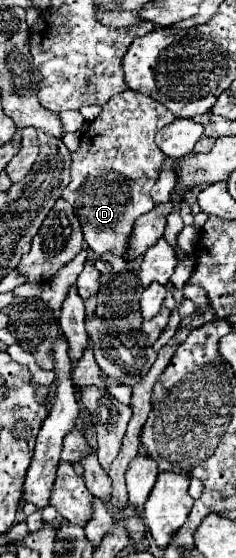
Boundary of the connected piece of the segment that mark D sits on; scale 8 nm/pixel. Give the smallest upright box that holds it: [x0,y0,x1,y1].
[61,91,173,257]

